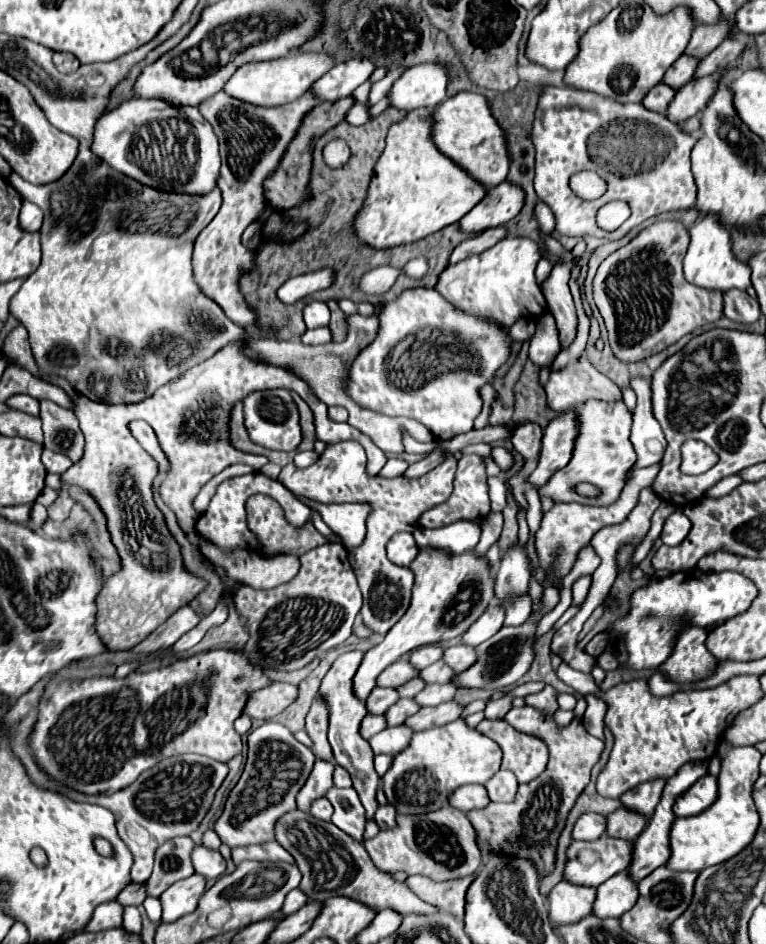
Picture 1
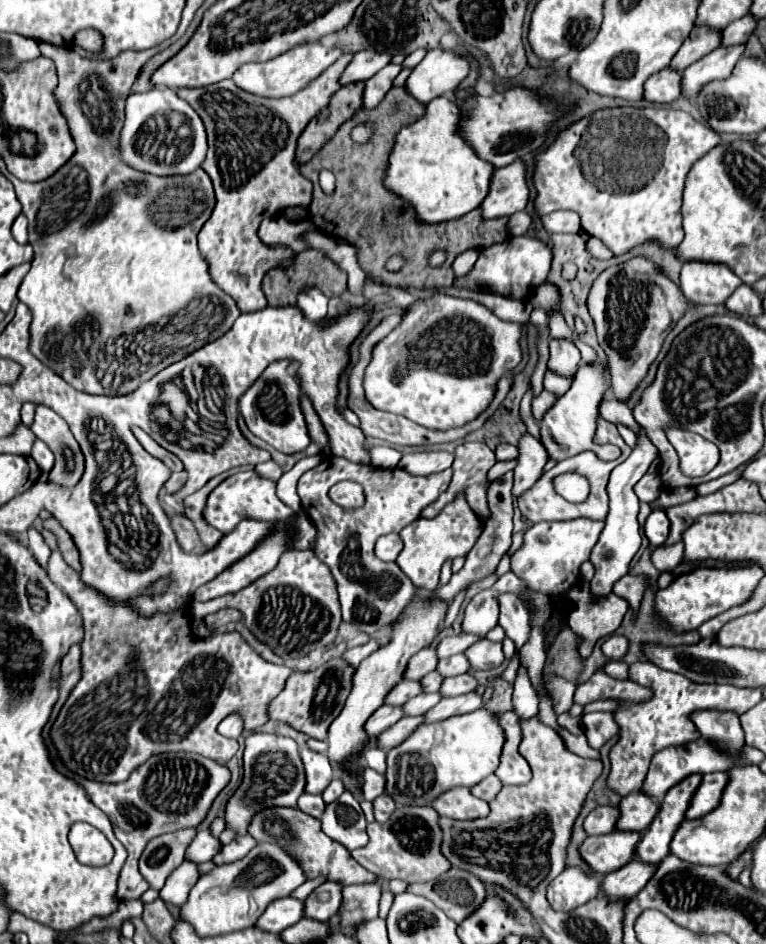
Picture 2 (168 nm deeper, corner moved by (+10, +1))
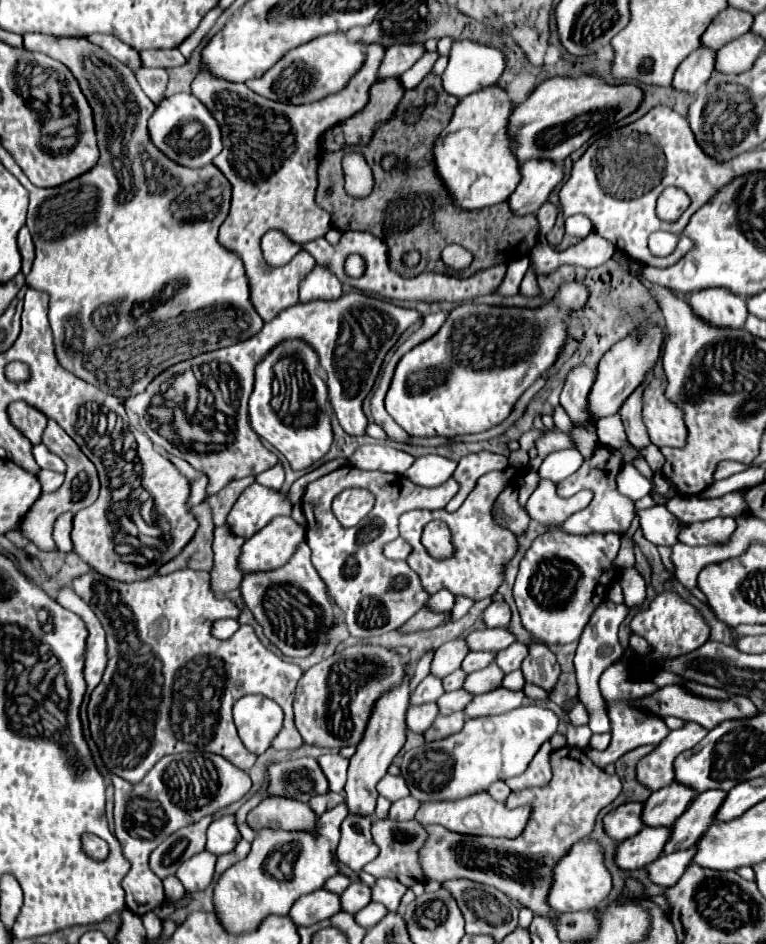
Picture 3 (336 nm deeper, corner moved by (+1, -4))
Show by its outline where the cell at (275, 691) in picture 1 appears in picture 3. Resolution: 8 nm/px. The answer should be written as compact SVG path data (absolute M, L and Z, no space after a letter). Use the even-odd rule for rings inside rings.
M375 644L349 646L309 668L295 690L295 726L303 740L319 748L357 746L363 738L375 702L397 688L407 666L395 650Z

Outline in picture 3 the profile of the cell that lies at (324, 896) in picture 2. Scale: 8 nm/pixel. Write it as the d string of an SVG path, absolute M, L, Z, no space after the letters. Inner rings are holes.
M353 882L343 894L341 894L341 906L343 910L347 910L349 914L357 914L361 908L365 908L371 902L371 888L361 884L361 882Z

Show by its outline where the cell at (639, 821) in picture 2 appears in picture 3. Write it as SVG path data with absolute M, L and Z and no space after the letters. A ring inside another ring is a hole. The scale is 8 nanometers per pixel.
M673 782L663 790L655 790L645 802L643 822L647 826L673 826L695 796L695 790L679 782Z

